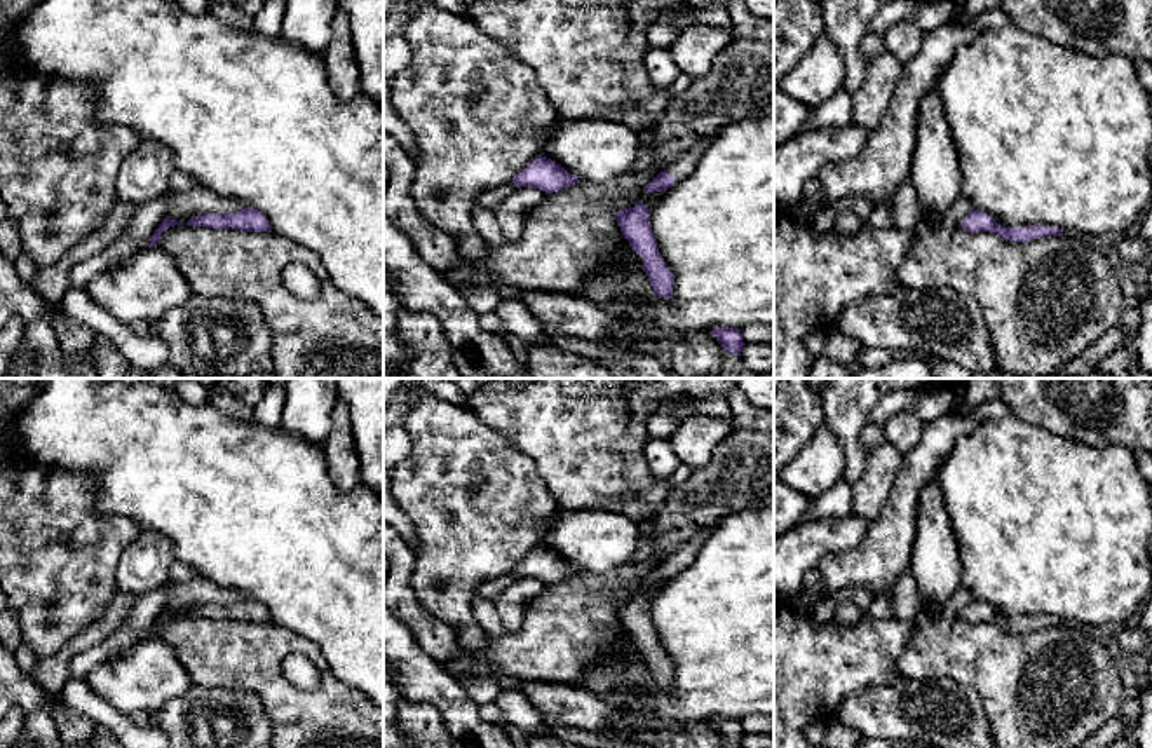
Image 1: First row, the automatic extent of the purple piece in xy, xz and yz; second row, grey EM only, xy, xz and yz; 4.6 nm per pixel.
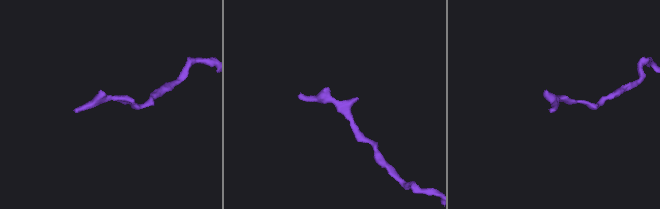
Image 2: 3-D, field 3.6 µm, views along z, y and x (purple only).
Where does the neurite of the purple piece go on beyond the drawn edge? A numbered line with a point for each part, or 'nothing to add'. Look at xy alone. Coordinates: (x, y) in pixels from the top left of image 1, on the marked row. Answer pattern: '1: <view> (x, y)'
nothing to add

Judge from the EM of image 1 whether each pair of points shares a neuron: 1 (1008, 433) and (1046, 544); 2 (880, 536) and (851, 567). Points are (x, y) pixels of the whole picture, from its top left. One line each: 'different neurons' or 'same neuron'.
1: same neuron
2: same neuron

